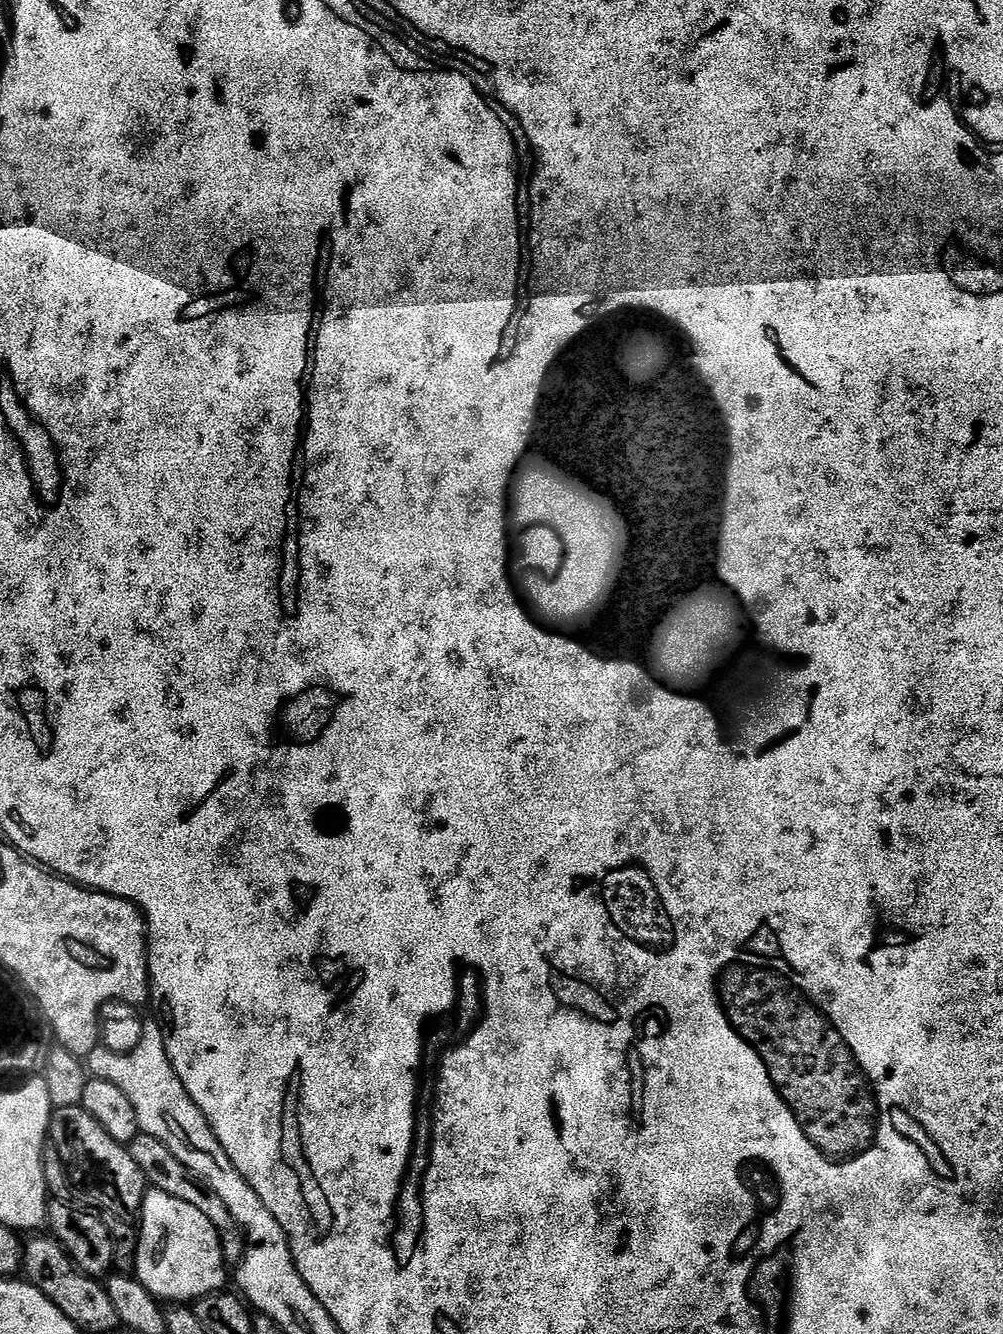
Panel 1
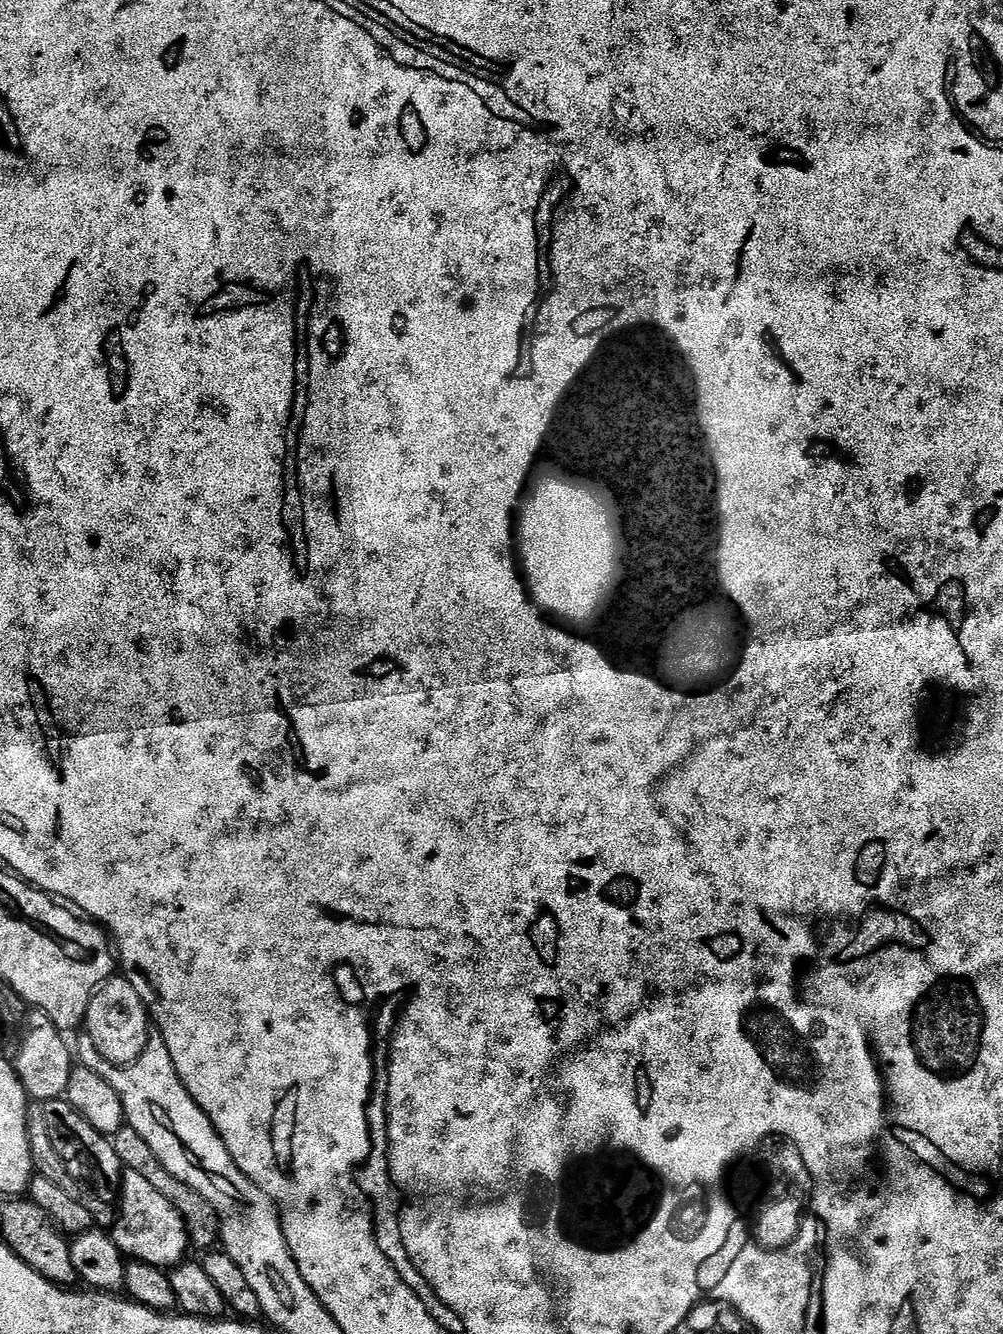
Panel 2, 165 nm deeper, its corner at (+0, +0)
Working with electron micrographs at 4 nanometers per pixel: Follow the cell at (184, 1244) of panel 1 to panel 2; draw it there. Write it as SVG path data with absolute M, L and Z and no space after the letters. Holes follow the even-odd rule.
M125 1171L120 1181L120 1217L116 1225L110 1228L112 1241L124 1251L125 1257L141 1260L150 1266L158 1266L165 1270L171 1270L177 1264L185 1263L188 1252L188 1228L189 1221L175 1208L142 1174Z

